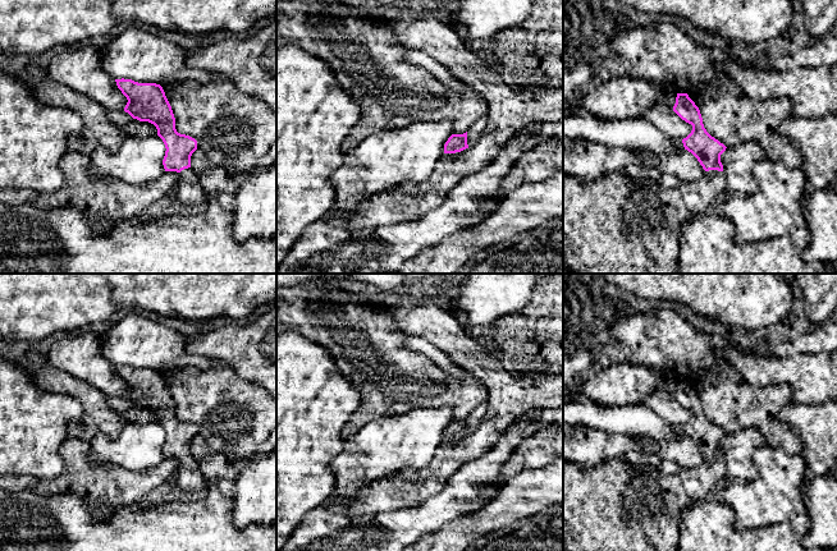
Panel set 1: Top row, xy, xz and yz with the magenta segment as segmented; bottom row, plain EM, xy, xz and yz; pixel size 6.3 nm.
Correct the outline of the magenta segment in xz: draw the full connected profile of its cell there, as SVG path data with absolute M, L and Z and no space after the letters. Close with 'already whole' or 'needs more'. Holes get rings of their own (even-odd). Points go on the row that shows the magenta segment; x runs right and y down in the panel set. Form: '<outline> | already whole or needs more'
M485 119L476 120L470 129L463 134L452 134L444 144L444 153L461 152L471 146L474 146L482 130L485 129Z | needs more

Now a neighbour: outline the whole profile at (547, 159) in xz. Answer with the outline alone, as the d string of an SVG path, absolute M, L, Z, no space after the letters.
M555 139L543 141L512 165L500 193L506 196L525 182L545 180L559 170L563 170L563 143Z

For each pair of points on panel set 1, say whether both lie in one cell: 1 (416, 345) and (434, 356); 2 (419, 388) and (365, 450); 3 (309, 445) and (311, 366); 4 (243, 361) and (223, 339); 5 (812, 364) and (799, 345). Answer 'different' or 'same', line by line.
1: same
2: different
3: same
4: same
5: different

